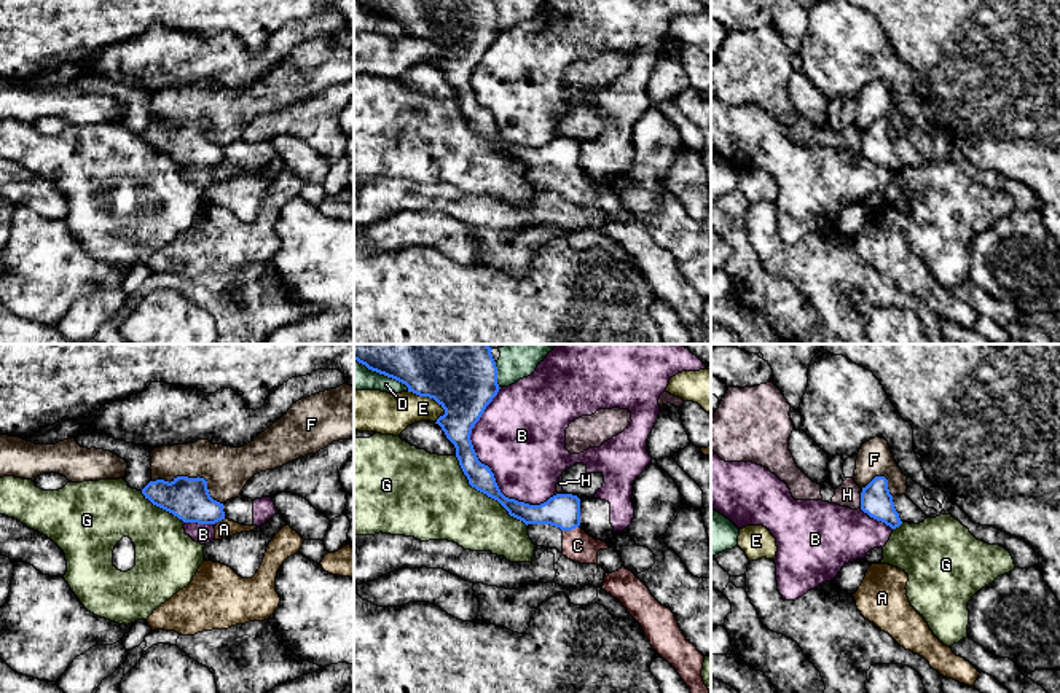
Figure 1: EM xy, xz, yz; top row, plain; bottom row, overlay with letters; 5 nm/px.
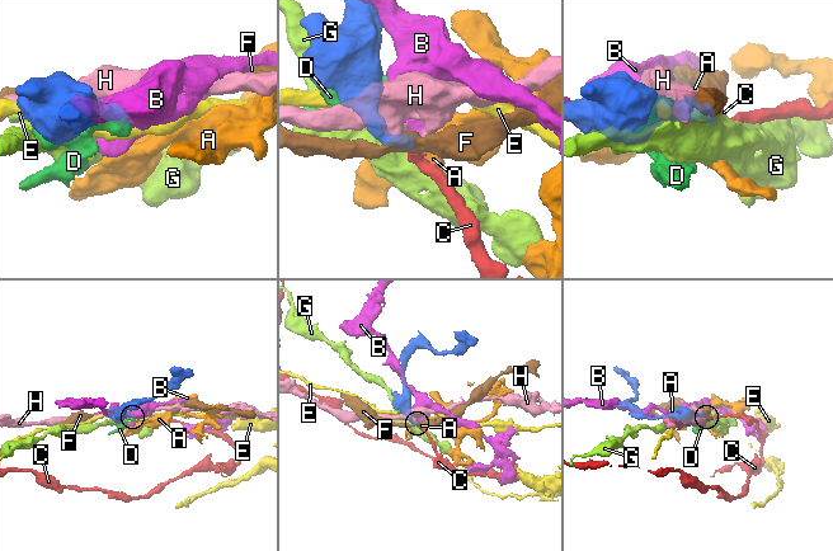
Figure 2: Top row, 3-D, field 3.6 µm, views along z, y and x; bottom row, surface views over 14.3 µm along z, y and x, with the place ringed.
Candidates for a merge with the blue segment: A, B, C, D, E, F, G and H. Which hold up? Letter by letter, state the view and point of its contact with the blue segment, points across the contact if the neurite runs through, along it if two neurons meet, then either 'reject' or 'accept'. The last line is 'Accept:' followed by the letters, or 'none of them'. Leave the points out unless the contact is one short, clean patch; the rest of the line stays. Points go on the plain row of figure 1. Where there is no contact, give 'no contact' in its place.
A: meets blue in xy at (219, 163); border along xy (225, 161), (214, 166); reject
B: meets blue in xz at (477, 102); reject
C: meets blue in xz at (571, 172); runs through xz (563, 153), (571, 172), (577, 188); accept
D: meets blue in xz at (383, 16); reject
E: meets blue in xz at (427, 39); border along xz (408, 34), (431, 40), (445, 56); reject
F: meets blue in xy at (192, 121); border along xy (150, 123), (201, 120), (208, 136), (222, 147); reject
G: meets blue in xz at (485, 136); reject
H: meets blue in yz at (861, 144); reject
Accept: C

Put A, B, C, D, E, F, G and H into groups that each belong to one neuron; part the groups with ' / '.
A / B / C / D / E H / F / G

